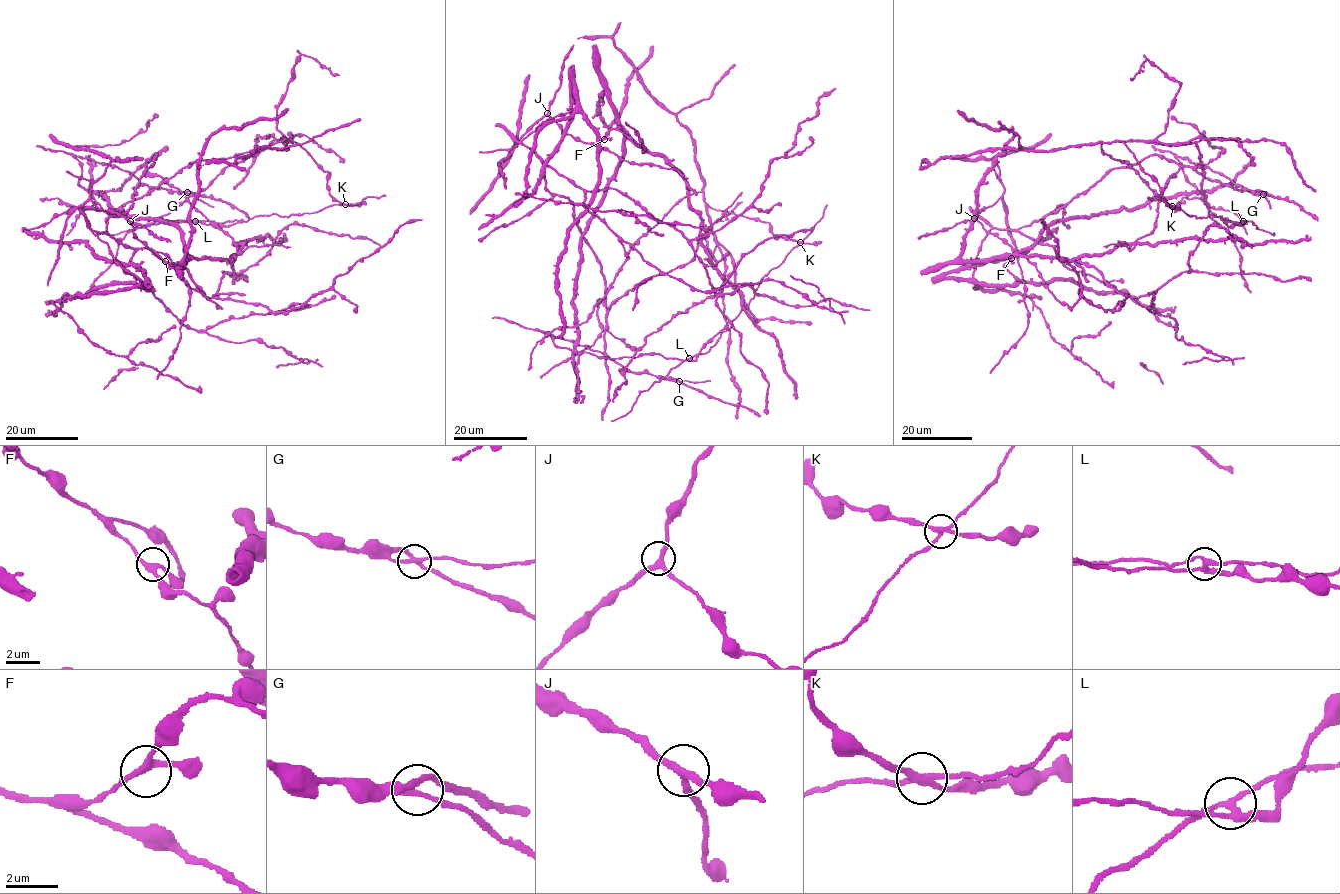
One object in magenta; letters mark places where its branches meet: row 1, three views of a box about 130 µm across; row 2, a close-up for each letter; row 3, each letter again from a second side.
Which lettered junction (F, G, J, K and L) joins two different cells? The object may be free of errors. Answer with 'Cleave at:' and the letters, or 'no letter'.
Cleave at: no letter

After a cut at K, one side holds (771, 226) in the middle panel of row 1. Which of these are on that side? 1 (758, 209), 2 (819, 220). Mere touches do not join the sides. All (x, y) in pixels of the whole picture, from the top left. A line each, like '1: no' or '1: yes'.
1: no
2: no

